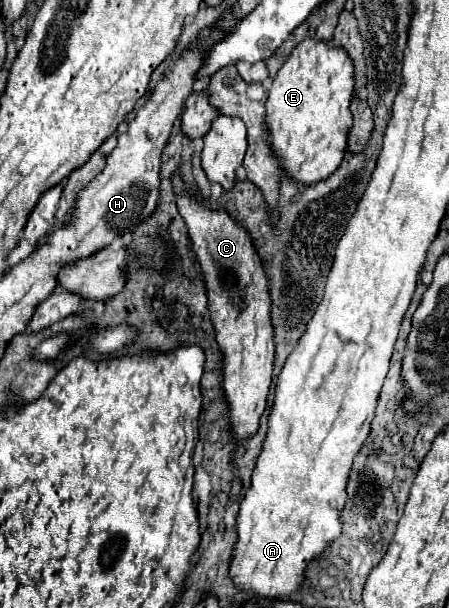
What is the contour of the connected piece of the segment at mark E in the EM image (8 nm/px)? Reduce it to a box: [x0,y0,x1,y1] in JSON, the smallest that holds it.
[266,37,354,185]

